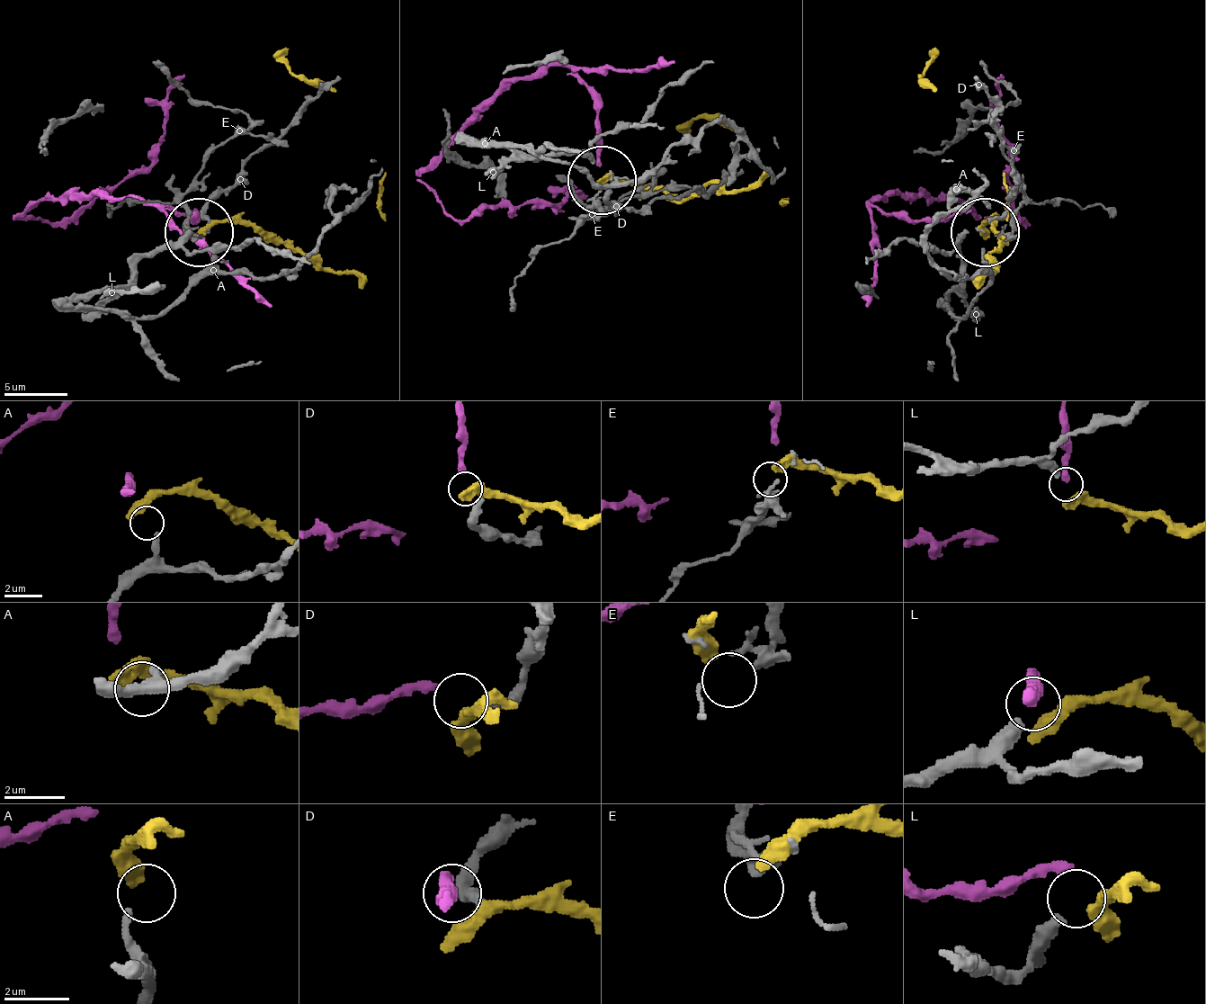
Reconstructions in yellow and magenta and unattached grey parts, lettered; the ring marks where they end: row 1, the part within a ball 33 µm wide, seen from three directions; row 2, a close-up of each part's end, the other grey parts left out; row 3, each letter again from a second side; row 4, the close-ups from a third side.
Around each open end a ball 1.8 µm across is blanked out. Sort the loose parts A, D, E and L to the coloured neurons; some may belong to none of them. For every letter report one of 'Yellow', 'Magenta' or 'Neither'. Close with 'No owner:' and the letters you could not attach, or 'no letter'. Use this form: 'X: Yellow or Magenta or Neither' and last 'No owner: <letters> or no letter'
A: Neither
D: Magenta
E: Neither
L: Yellow
No owner: A, E

